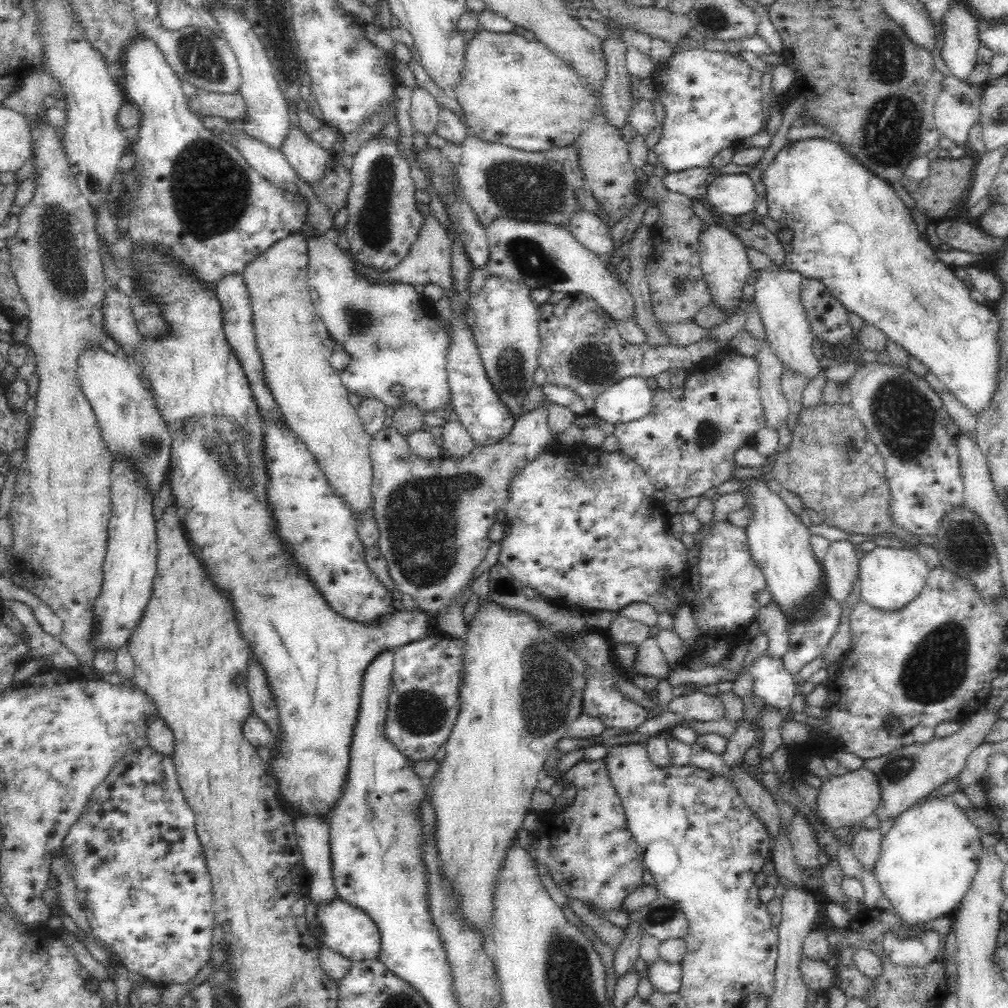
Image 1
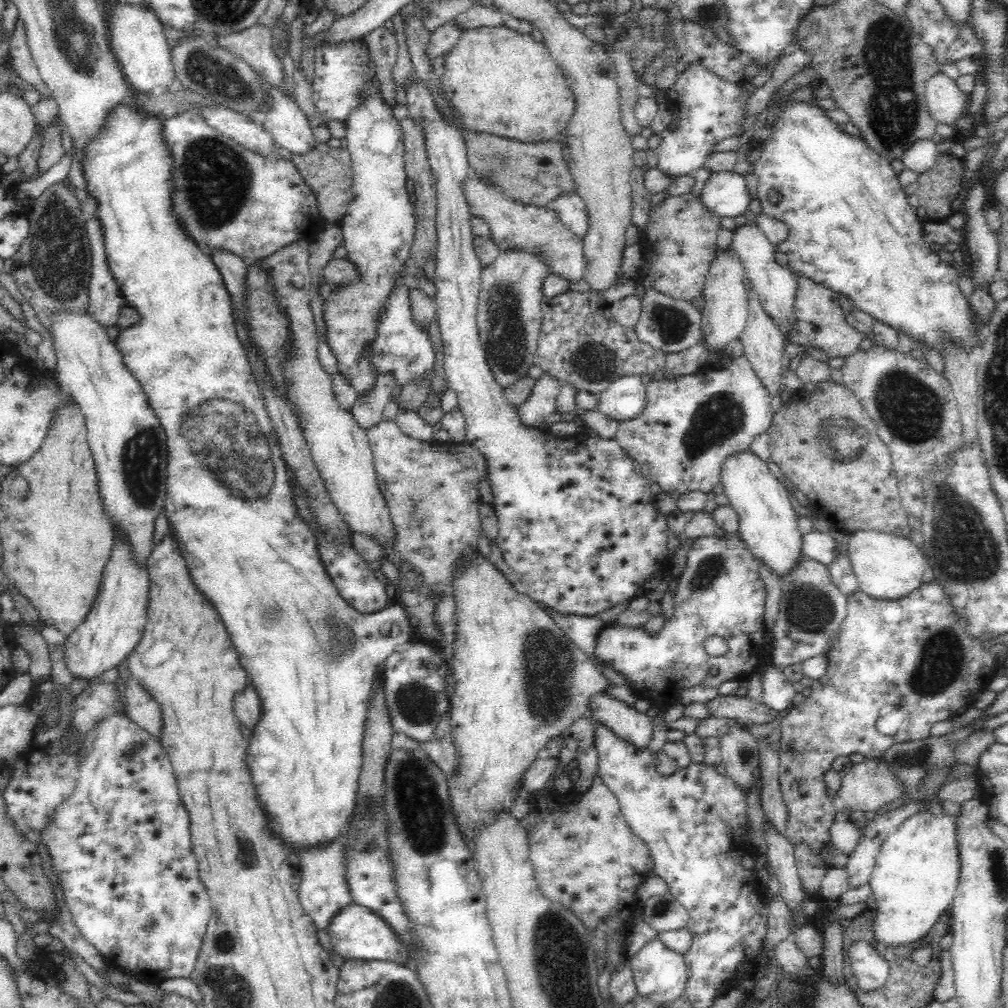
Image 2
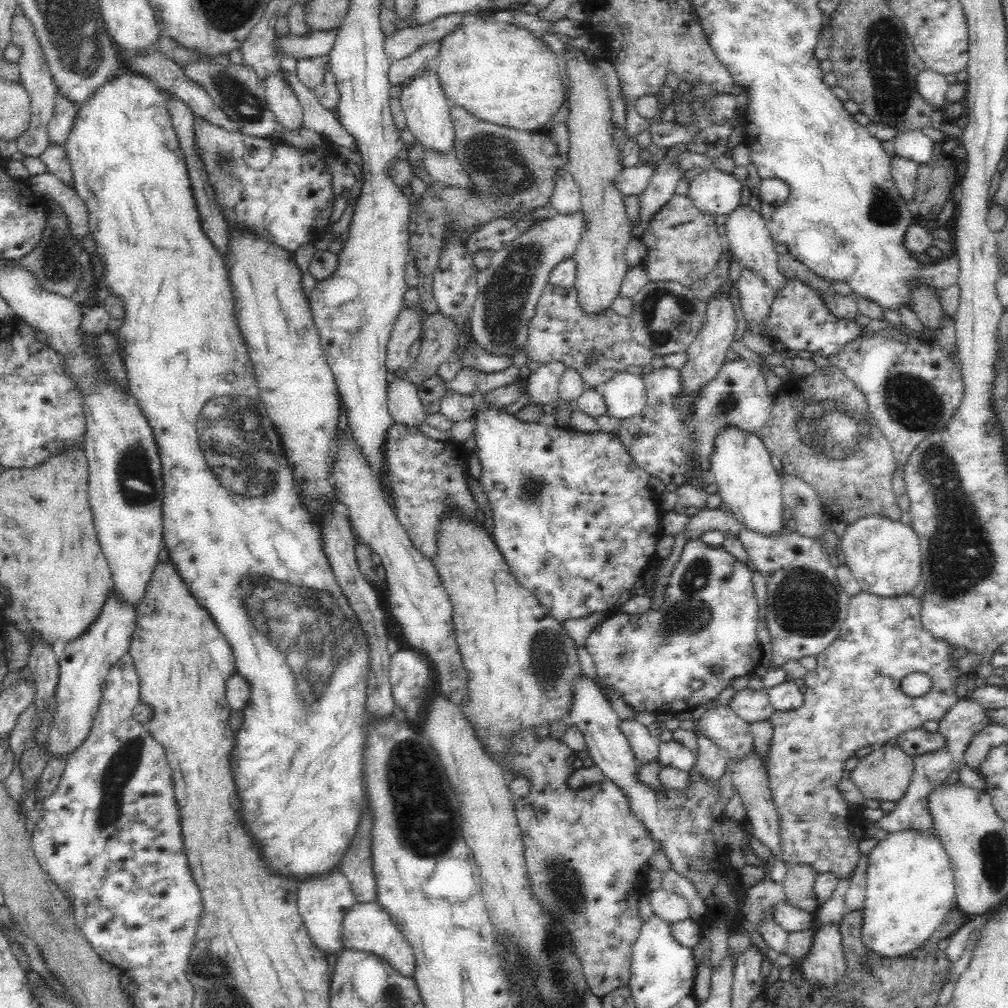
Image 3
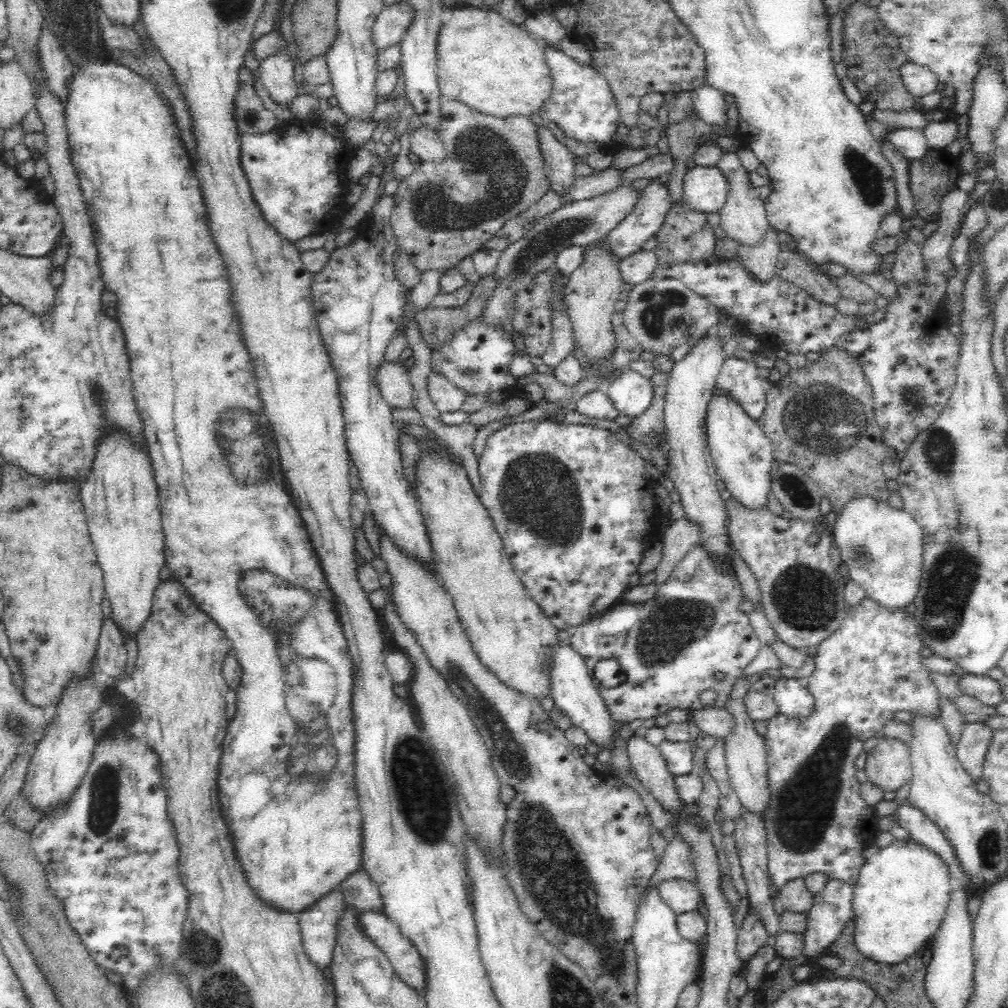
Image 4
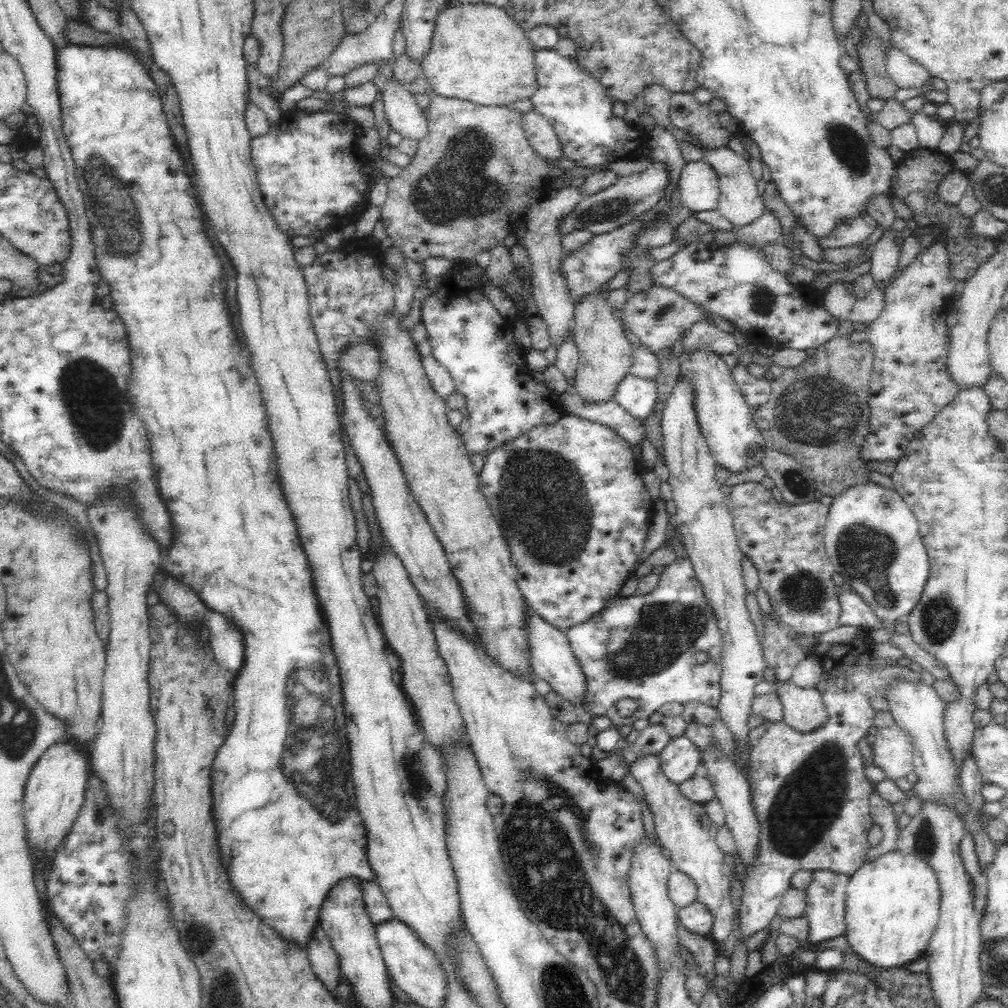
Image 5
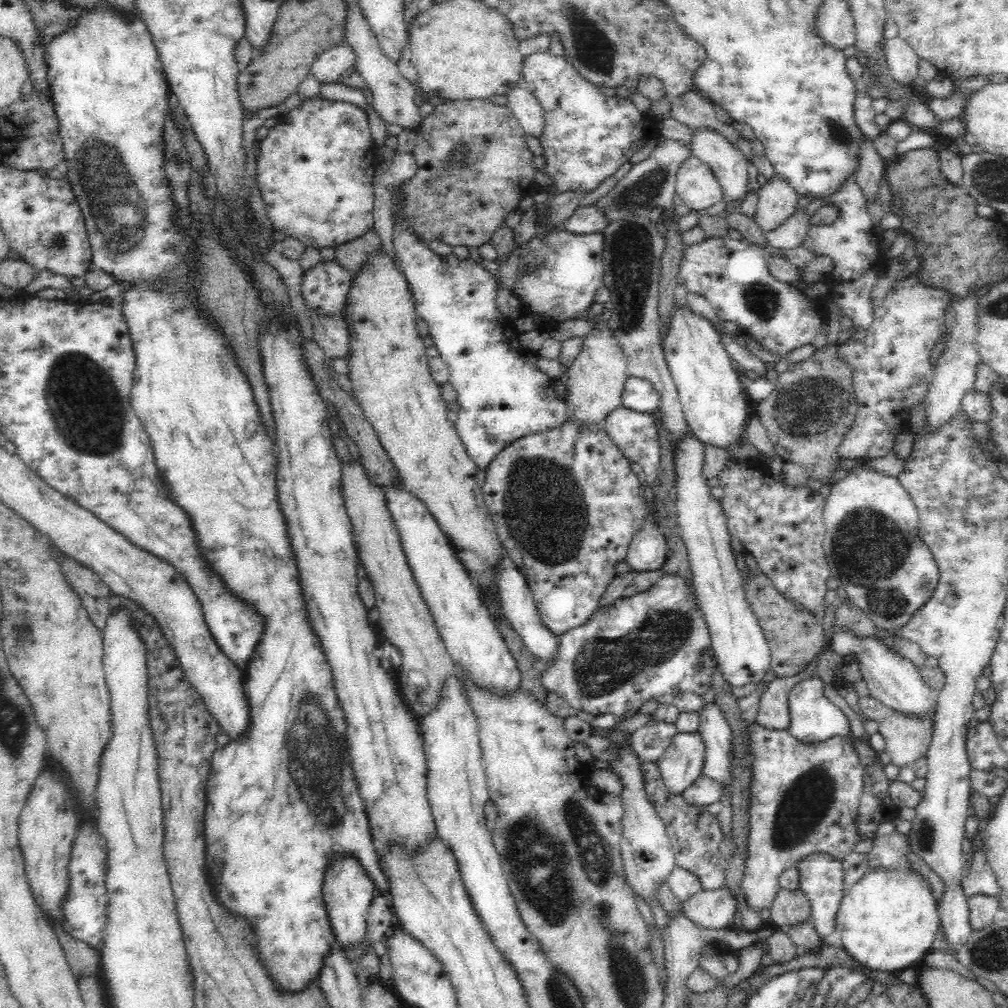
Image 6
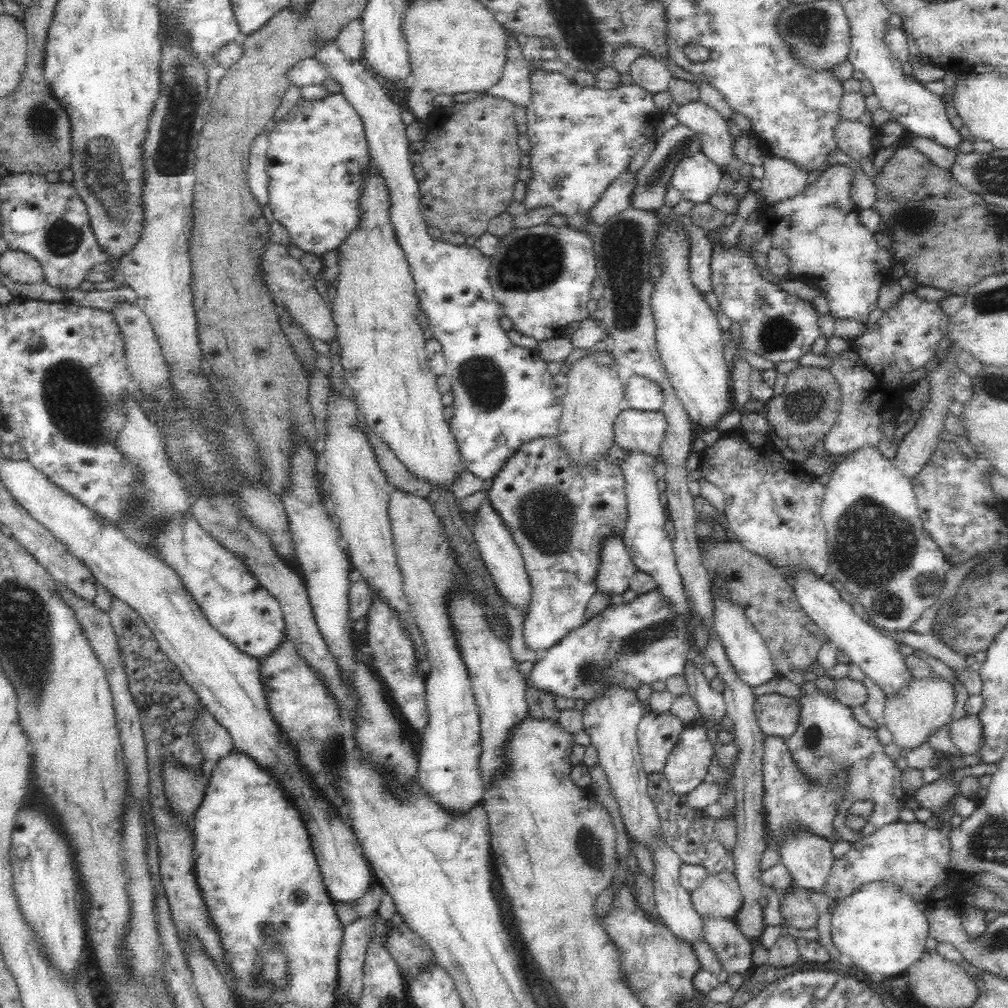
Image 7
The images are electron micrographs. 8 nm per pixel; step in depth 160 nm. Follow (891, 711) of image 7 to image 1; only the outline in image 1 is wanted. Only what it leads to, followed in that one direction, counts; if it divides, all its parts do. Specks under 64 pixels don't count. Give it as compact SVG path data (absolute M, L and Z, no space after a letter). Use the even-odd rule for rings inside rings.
M864 767L850 771L843 776L833 775L830 779L824 779L822 786L817 791L817 815L832 831L861 824L874 814L881 799L880 786L876 776L865 770Z

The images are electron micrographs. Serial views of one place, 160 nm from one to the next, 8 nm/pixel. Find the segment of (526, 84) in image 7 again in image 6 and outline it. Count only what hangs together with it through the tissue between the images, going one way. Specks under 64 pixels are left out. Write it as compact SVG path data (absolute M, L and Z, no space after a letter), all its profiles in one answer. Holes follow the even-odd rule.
M524 82L507 94L507 107L513 112L526 135L538 139L543 135L545 118L538 99L528 91Z

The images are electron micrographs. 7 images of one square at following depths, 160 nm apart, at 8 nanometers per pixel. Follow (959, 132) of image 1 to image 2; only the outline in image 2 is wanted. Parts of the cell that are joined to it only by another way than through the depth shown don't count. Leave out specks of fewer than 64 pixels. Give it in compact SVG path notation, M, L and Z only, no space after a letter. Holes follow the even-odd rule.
M940 73L927 80L925 97L932 118L957 132L956 123L968 115L969 95L958 88L954 79Z

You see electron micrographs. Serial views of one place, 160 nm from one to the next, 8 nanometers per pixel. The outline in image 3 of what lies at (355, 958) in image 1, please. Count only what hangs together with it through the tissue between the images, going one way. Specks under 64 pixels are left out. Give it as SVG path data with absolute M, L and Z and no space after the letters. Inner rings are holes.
M377 900L358 902L344 915L340 943L342 943L341 950L362 951L378 955L387 960L400 974L412 977L412 972L414 972L412 947Z

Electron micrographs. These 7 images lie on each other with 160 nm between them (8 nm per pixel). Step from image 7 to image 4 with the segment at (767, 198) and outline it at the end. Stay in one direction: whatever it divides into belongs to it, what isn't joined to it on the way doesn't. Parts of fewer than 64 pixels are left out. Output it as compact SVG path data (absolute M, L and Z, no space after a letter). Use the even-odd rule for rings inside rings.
M769 228L759 245L746 247L741 244L737 248L736 261L761 284L768 284L770 278L776 277L777 256L781 251L779 235Z

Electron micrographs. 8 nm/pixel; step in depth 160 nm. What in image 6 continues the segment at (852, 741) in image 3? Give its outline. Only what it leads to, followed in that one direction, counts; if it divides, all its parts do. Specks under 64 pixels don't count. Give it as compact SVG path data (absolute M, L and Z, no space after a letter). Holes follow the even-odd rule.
M752 723L748 726L746 733L749 739L749 753L752 759L752 775L751 788L749 795L749 839L747 842L747 856L744 866L744 876L741 883L744 889L746 905L760 912L763 909L770 909L778 892L780 892L780 876L787 868L795 867L805 856L808 855L832 855L840 864L844 858L850 853L855 852L853 848L857 843L862 841L862 837L858 833L858 818L860 818L860 799L864 794L864 766L860 761L858 750L854 749L854 743L850 738L845 736L832 736L828 740L822 740L817 744L800 743L800 741L792 736L792 733L787 729L776 730L775 728L764 728L758 723Z

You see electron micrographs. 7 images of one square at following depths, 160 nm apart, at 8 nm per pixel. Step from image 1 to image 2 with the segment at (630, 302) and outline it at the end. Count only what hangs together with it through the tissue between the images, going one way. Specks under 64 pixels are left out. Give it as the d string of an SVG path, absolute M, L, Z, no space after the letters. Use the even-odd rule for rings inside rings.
M466 177L463 189L470 214L487 222L490 240L496 244L499 253L510 249L526 251L544 261L549 269L549 276L560 276L568 280L569 284L586 280L584 241L562 224L551 206L540 207L513 201L500 187L492 186L483 179L472 180Z

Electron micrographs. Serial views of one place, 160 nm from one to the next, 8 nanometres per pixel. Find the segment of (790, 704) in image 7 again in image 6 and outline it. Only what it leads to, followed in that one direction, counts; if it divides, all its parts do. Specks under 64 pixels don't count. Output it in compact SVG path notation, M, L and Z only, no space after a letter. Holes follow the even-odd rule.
M808 670L799 672L788 678L778 678L767 682L764 692L760 694L756 723L764 728L784 730L790 724L790 711L788 710L788 694L795 684L808 679Z

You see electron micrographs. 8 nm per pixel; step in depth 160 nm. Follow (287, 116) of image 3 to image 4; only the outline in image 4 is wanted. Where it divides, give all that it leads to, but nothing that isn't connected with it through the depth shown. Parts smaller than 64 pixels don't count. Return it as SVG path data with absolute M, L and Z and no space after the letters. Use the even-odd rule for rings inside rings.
M287 51L260 61L259 70L262 84L276 105L288 106L300 95L294 79L294 64Z

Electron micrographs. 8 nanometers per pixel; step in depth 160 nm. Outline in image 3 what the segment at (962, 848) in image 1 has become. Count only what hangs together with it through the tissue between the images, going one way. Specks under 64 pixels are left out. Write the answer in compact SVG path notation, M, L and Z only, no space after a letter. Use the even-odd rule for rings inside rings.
M909 829L888 833L868 854L862 942L890 958L920 948L955 908L953 868L940 837Z

